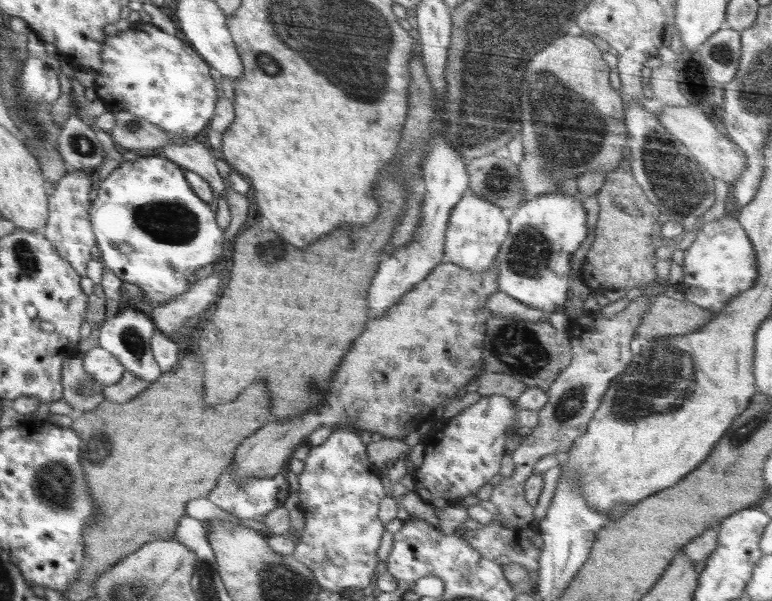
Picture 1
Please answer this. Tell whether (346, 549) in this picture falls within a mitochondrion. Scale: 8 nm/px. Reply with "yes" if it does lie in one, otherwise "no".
no

